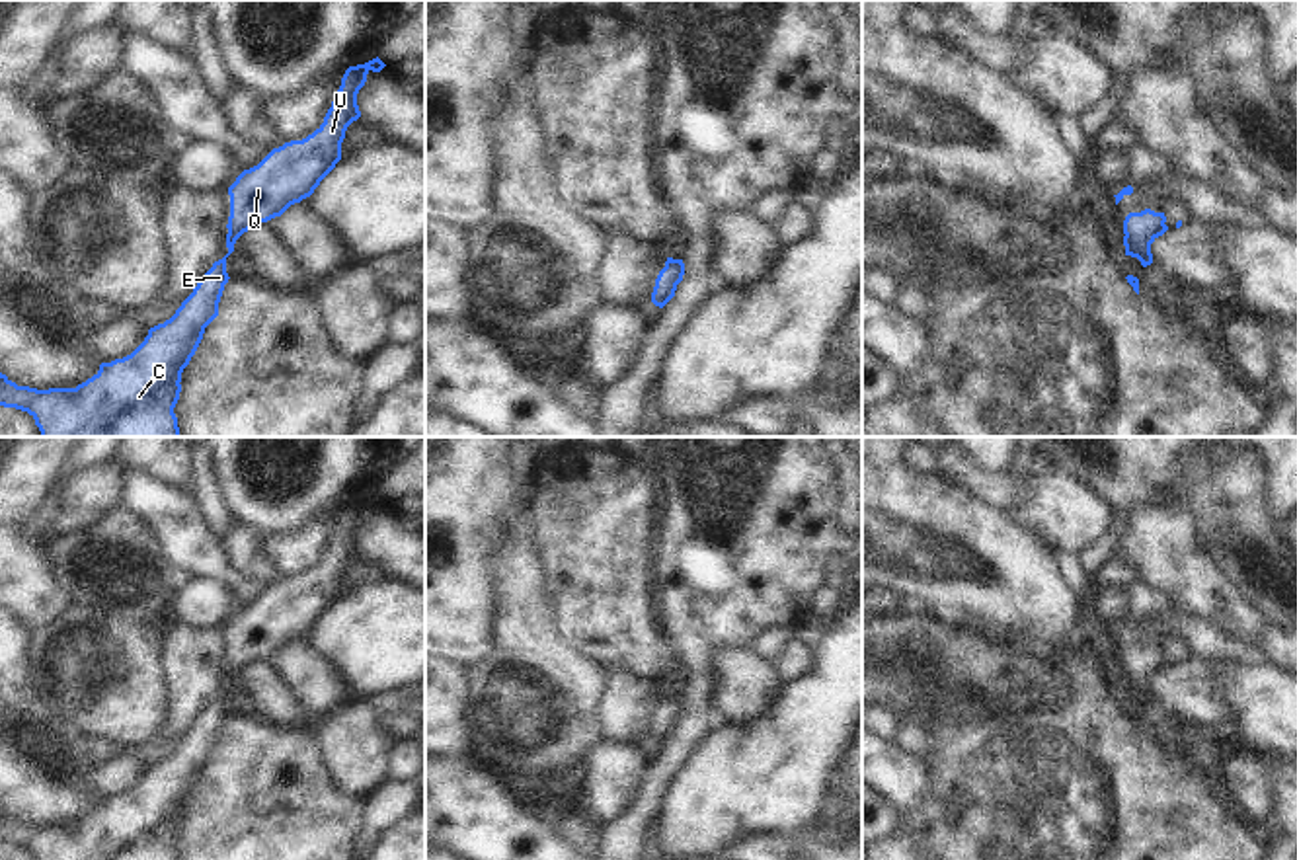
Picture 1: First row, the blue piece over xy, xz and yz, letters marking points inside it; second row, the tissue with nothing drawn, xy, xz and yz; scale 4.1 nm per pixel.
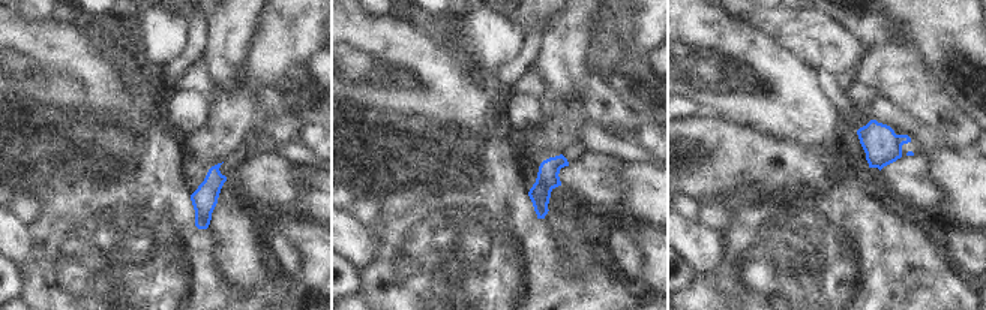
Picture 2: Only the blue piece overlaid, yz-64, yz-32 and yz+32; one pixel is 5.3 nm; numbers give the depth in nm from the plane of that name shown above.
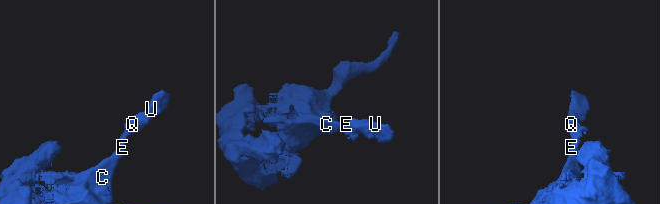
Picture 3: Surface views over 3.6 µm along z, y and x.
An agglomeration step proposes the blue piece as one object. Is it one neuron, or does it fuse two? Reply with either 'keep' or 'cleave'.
keep

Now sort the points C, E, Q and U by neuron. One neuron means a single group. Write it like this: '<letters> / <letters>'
C E Q U

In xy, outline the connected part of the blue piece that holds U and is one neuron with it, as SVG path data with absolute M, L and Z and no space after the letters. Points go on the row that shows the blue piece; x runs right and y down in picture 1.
M378 57L365 64L349 66L324 123L312 135L273 148L257 166L244 170L236 177L228 187L228 254L213 263L170 320L148 330L144 341L131 355L101 363L99 371L76 388L37 390L18 386L0 372L0 406L27 411L35 419L41 437L179 437L174 408L181 392L181 372L195 355L205 328L218 316L218 302L230 279L226 257L234 252L234 244L244 232L281 216L291 205L310 197L335 168L341 160L345 131L361 117L357 94L365 86L367 74L371 70L380 72L384 66Z

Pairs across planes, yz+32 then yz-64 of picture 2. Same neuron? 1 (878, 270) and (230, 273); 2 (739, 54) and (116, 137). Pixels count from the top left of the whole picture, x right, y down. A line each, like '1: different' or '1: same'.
1: different
2: different

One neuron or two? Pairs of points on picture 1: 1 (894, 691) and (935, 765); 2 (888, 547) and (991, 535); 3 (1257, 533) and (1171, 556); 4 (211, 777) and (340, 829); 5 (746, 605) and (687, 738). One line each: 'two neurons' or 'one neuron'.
1: two neurons
2: one neuron
3: two neurons
4: one neuron
5: one neuron

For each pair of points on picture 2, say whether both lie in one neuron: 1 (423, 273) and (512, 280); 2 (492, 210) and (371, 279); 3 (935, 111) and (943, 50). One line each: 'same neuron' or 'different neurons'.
1: same neuron
2: same neuron
3: different neurons

